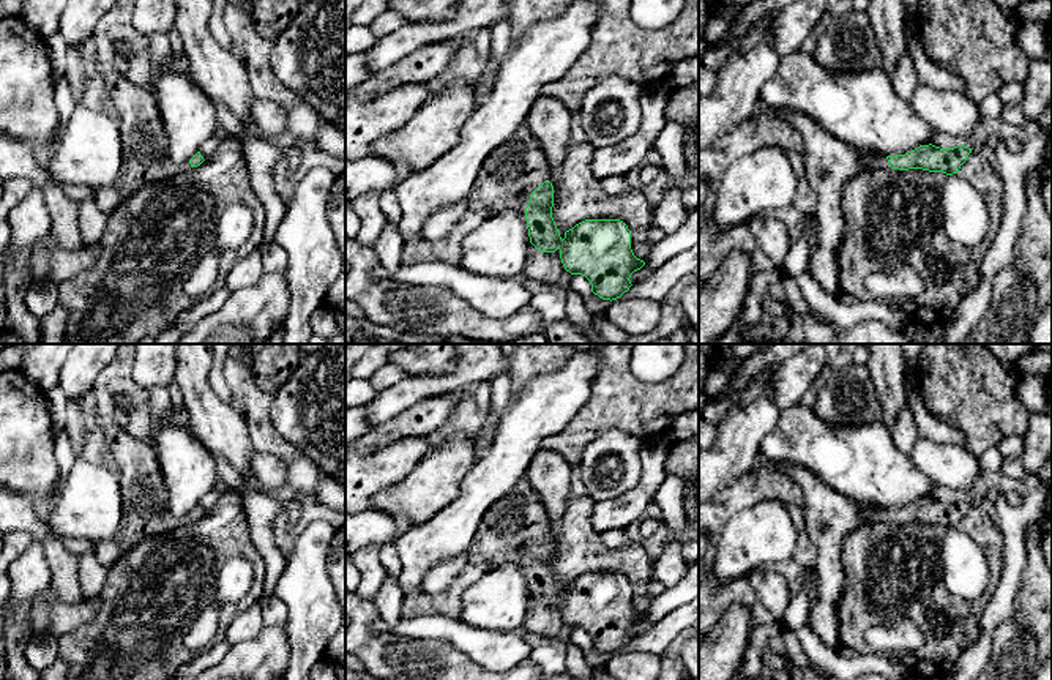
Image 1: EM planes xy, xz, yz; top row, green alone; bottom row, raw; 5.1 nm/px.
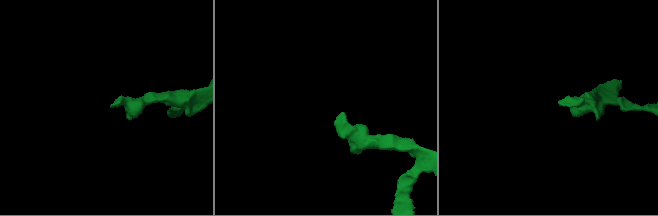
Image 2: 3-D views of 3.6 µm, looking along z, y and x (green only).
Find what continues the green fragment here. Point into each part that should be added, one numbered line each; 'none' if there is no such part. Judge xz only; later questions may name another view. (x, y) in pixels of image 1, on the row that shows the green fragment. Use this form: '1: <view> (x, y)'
1: xz (518, 164)

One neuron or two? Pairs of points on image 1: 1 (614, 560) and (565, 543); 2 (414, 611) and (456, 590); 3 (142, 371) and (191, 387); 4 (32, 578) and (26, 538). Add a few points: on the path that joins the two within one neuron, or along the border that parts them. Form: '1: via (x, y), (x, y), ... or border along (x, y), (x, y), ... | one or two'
1: via (601, 559), (578, 548) | one
2: via (425, 605), (440, 605), (445, 601) | one
3: border along (177, 360), (174, 377) | two
4: border along (22, 529), (35, 541), (16, 560) | two

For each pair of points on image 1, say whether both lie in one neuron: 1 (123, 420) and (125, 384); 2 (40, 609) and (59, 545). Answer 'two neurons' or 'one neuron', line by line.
1: one neuron
2: one neuron

